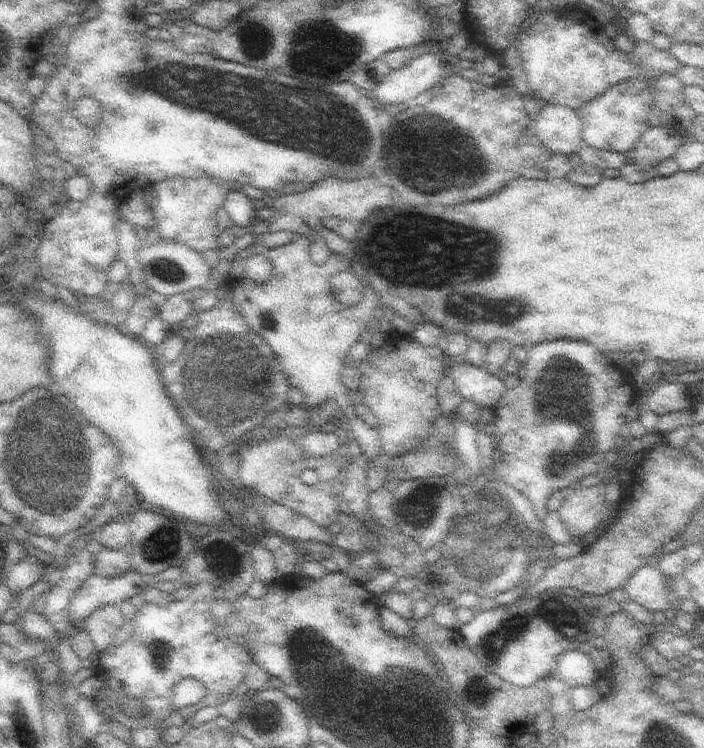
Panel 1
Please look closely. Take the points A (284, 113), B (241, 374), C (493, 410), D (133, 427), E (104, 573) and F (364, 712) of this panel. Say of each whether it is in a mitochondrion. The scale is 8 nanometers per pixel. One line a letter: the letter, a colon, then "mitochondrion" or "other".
A: mitochondrion
B: mitochondrion
C: other
D: other
E: other
F: mitochondrion

